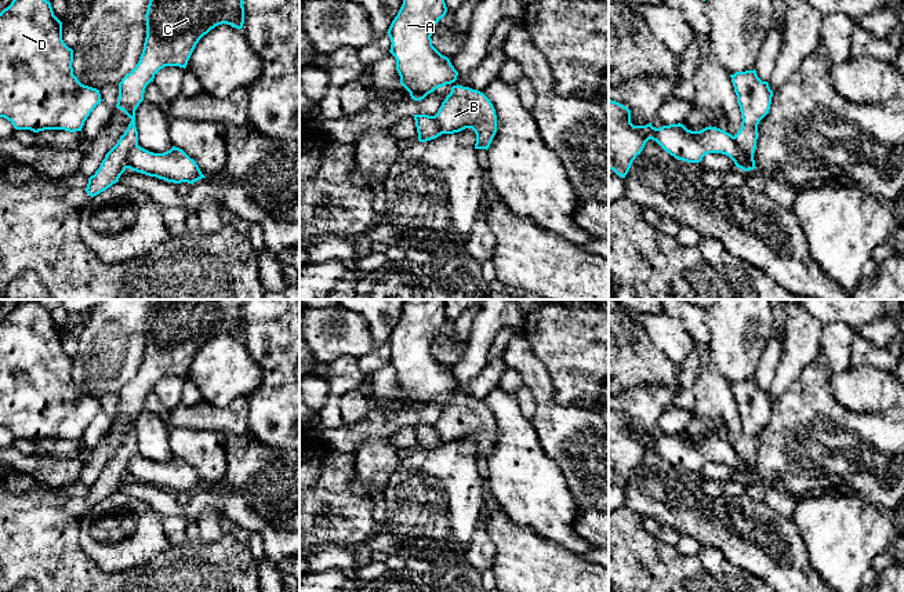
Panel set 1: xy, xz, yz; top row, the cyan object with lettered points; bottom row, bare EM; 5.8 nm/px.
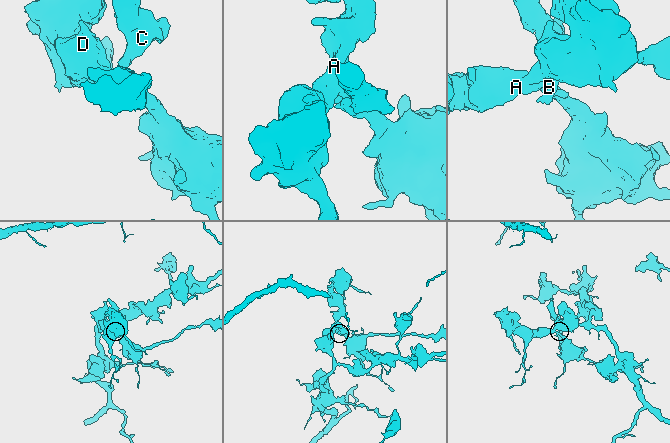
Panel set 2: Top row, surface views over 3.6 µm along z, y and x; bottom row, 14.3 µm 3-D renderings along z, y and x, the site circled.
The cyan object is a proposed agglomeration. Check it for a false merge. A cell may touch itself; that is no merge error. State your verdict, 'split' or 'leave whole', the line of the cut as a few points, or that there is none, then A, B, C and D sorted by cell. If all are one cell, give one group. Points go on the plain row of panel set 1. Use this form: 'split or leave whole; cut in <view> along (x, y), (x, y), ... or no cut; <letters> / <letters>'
split; cut in yz along (733, 446), (737, 456), (752, 468); A B D / C

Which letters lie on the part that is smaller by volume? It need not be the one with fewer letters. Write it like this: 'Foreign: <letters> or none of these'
Foreign: C

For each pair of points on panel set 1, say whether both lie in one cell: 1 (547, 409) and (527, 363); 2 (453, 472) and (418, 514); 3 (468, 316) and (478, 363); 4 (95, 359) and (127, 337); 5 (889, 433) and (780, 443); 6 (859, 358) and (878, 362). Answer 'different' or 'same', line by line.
1: same
2: same
3: different
4: same
5: same
6: same

